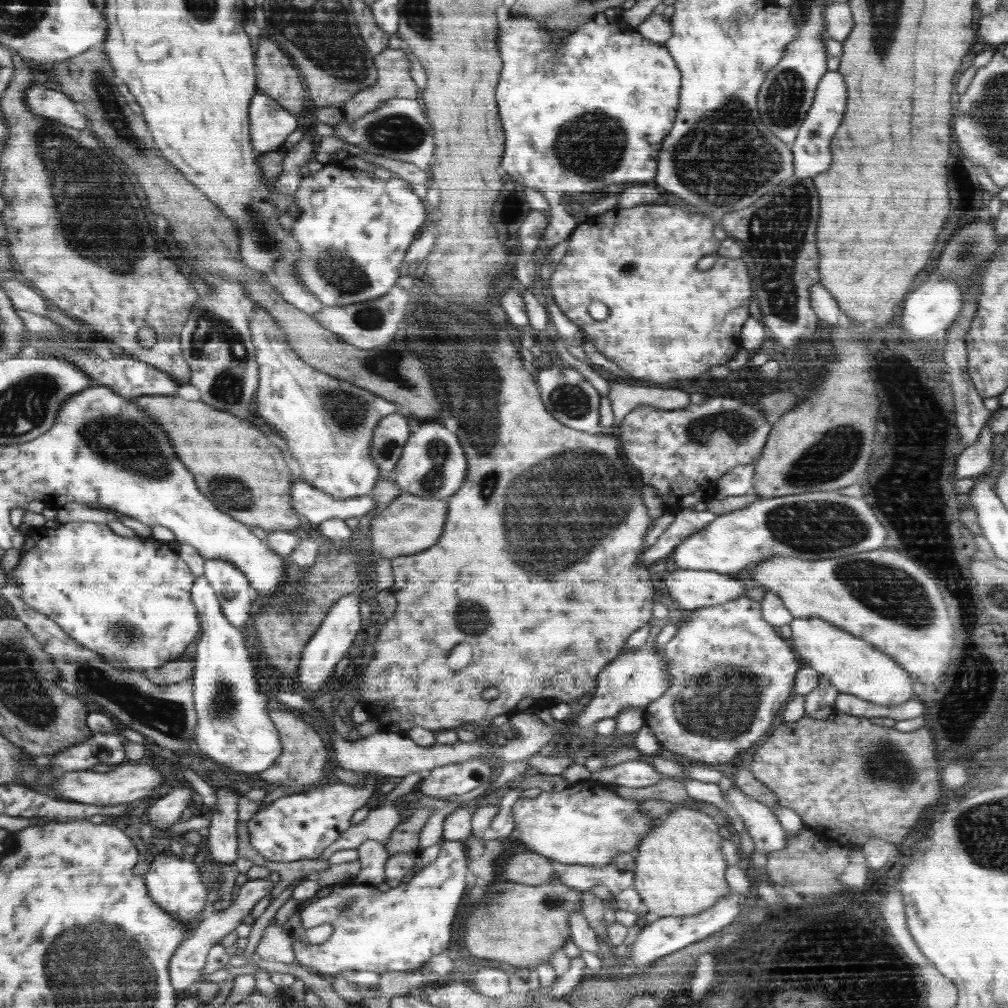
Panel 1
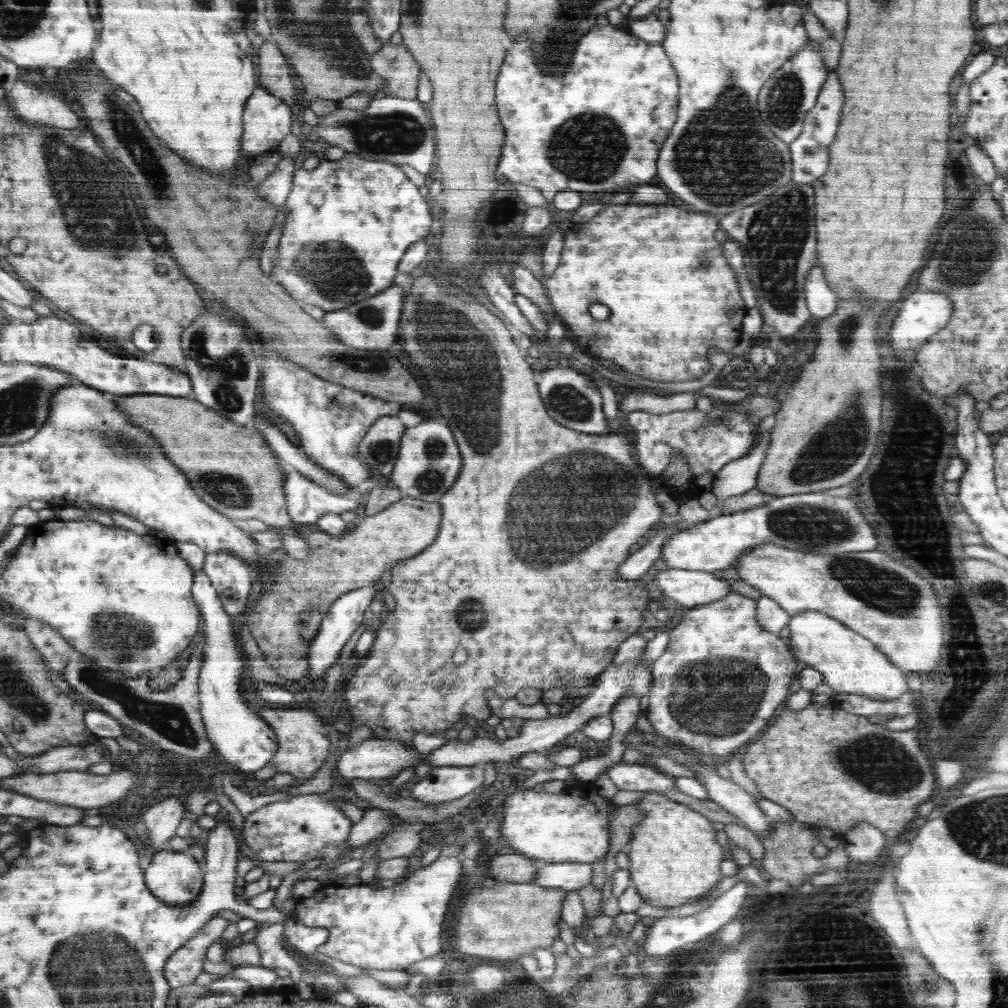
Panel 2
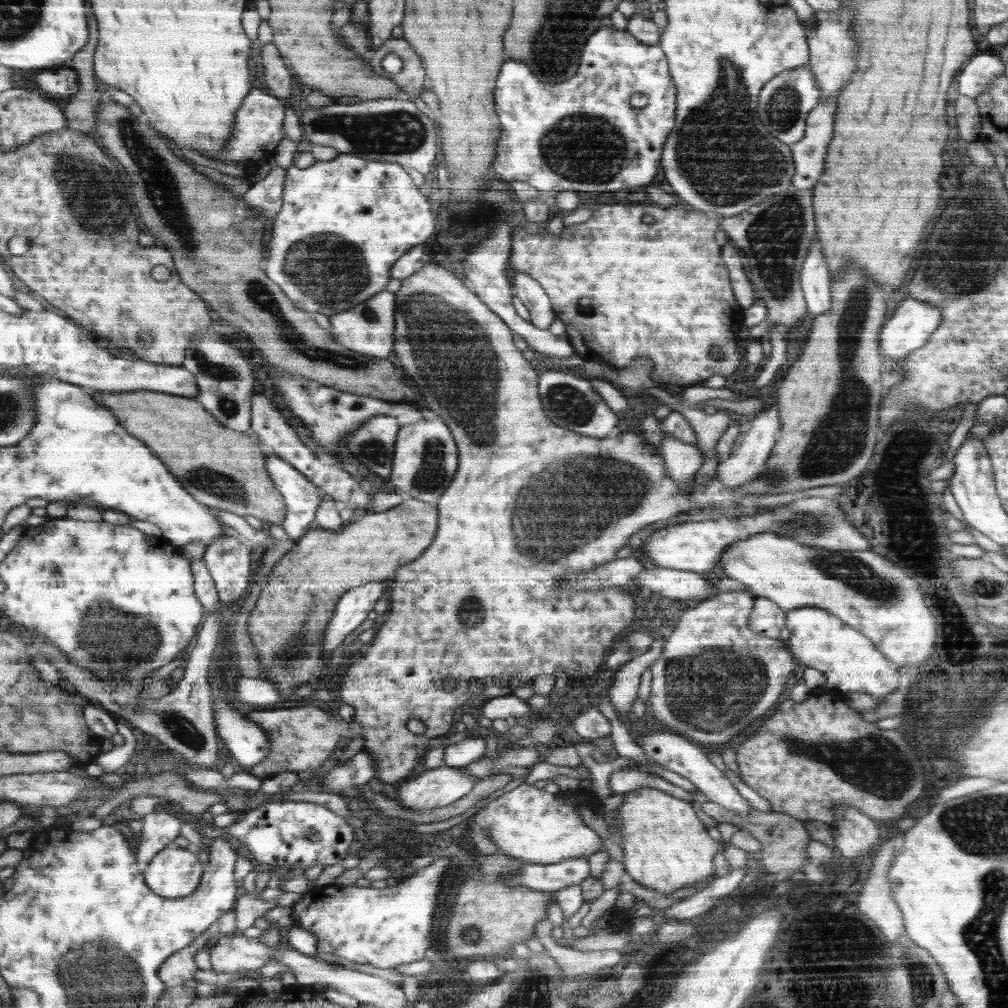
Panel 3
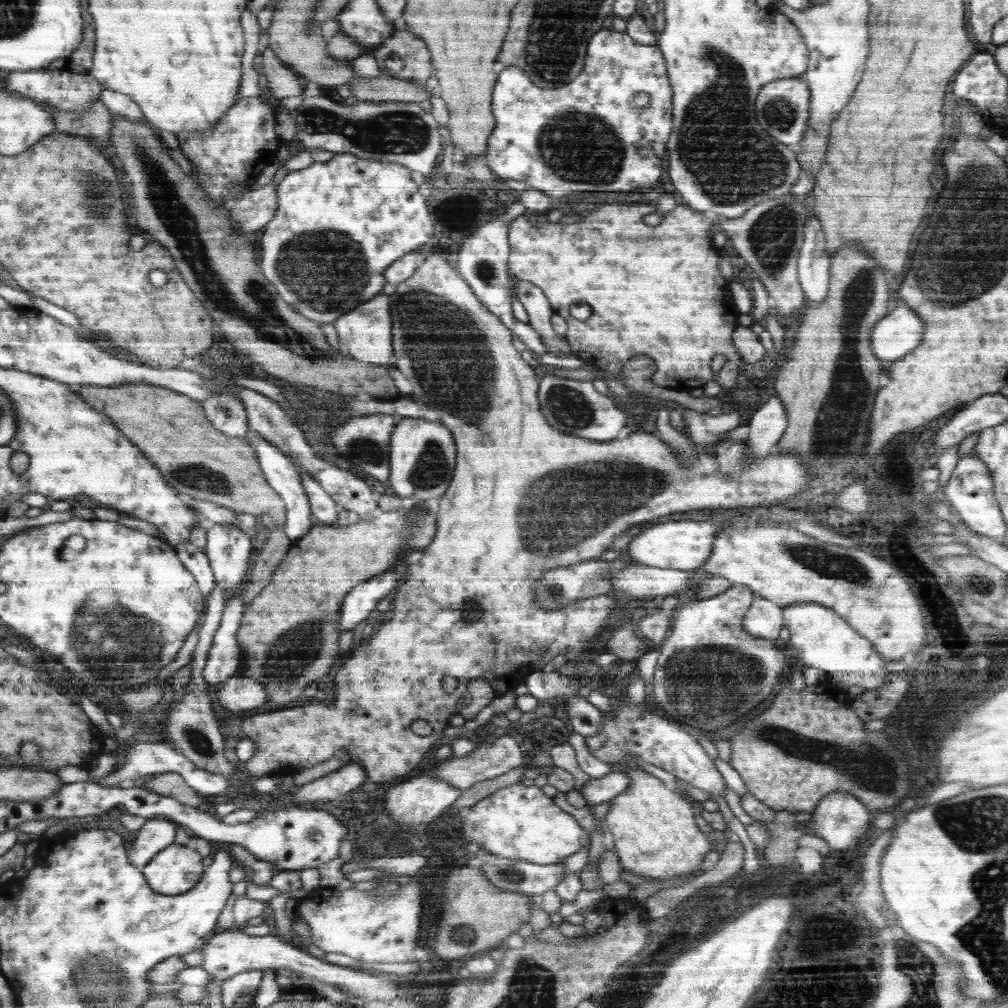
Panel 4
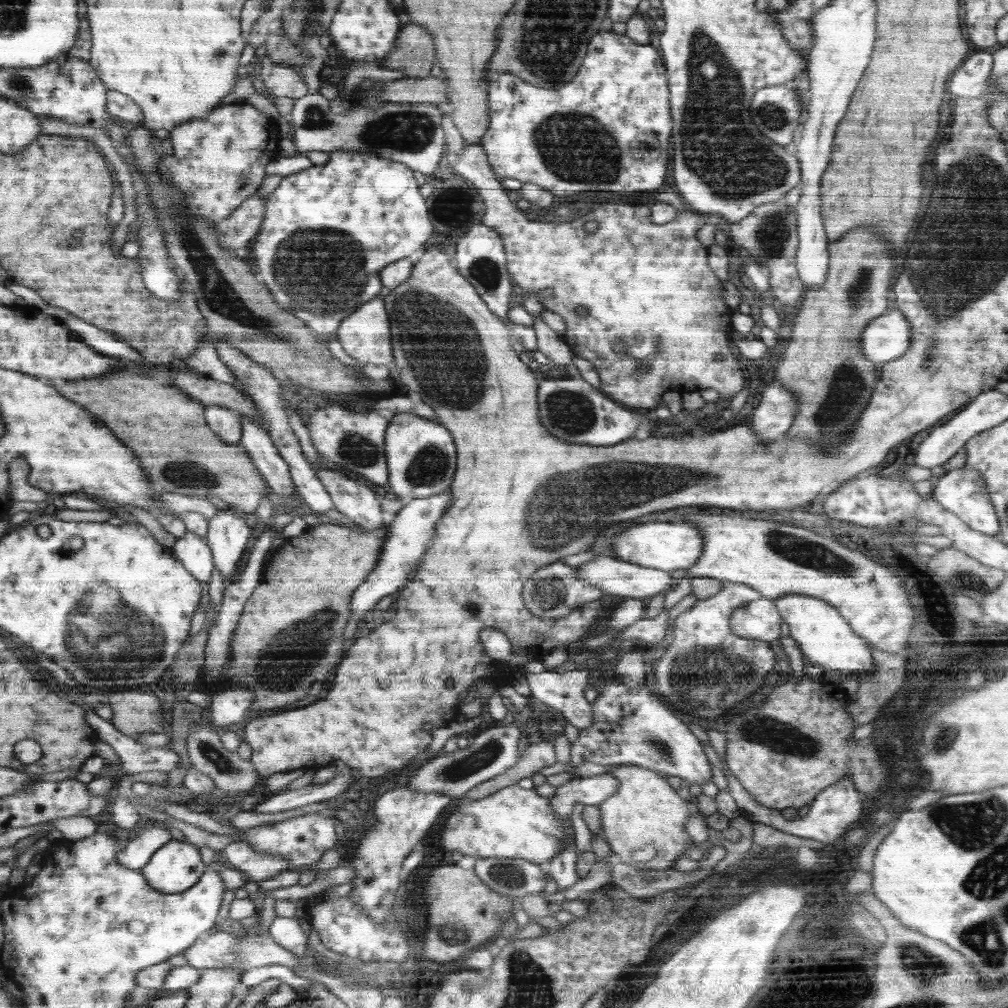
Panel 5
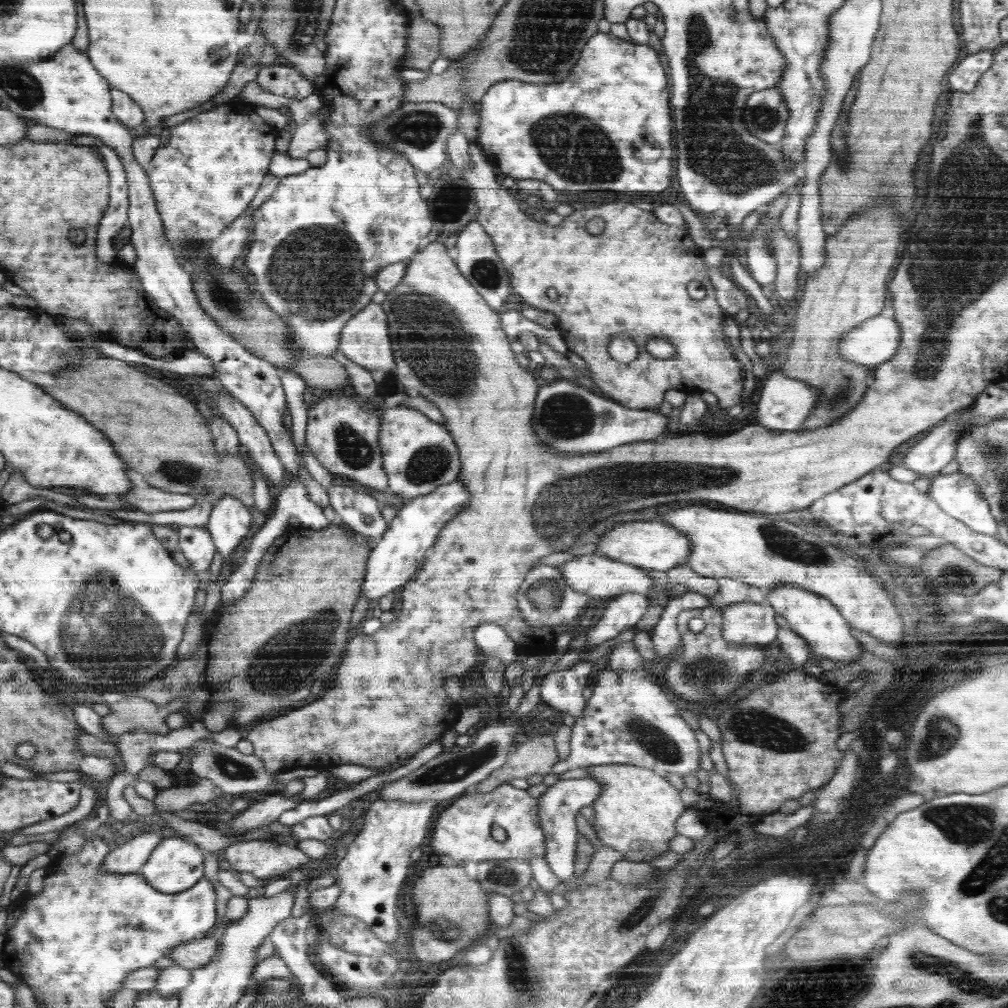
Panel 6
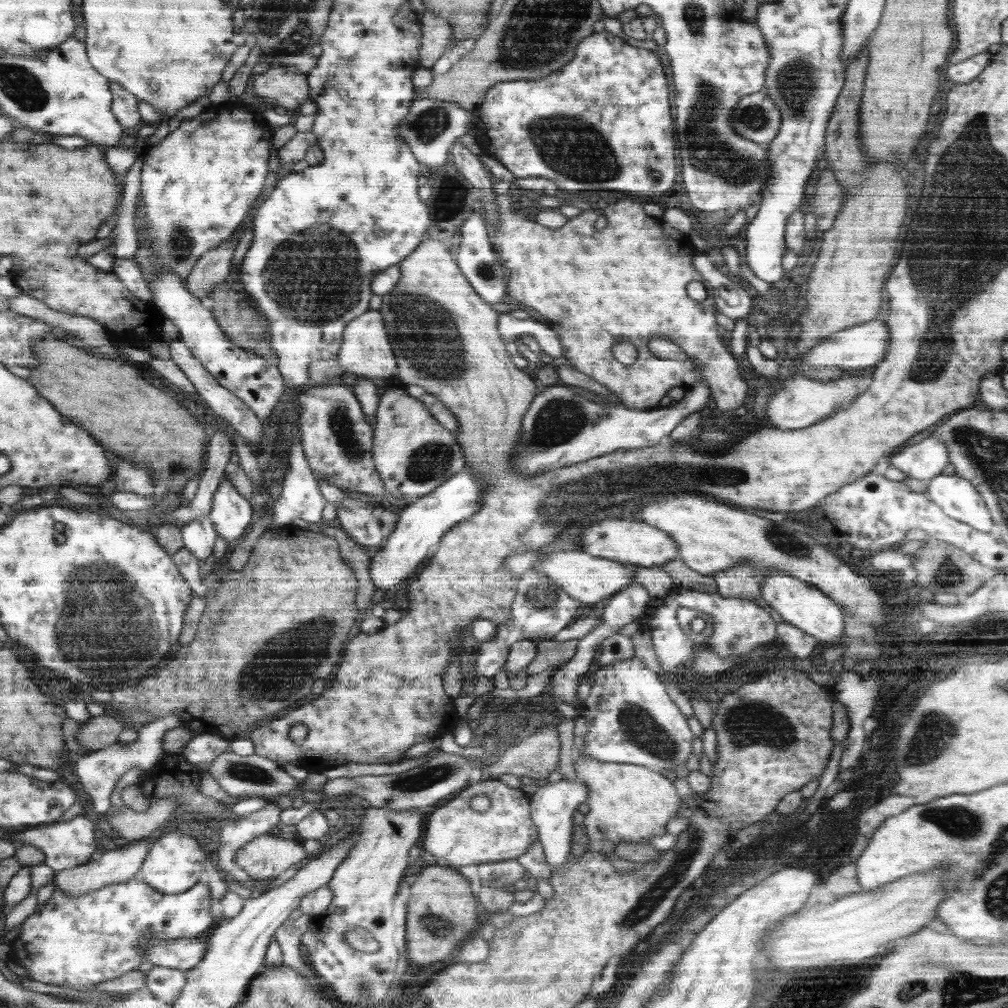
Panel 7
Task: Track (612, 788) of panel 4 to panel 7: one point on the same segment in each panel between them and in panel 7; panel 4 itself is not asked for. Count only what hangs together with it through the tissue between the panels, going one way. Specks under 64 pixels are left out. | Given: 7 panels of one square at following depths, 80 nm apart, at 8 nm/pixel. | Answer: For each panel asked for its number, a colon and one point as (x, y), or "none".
5: (592, 790)
6: (557, 808)
7: (551, 807)

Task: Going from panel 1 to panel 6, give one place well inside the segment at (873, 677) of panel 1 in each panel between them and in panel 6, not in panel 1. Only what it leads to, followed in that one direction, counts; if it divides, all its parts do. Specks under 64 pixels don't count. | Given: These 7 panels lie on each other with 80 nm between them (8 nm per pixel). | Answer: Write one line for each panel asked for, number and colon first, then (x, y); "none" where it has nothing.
2: (851, 664)
3: (851, 662)
4: (823, 640)
5: (824, 637)
6: (810, 615)

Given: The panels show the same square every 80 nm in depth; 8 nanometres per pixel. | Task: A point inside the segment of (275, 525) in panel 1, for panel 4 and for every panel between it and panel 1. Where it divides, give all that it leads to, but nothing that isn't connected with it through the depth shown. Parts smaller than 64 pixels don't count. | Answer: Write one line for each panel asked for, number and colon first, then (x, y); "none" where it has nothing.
2: (233, 467)
3: (221, 468)
4: (200, 462)

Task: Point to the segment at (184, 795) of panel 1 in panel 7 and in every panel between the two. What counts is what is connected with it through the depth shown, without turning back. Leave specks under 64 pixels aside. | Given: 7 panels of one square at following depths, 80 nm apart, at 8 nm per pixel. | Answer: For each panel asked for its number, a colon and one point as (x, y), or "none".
2: (161, 820)
3: (160, 828)
4: (156, 833)
5: (144, 843)
6: (127, 858)
7: (116, 865)

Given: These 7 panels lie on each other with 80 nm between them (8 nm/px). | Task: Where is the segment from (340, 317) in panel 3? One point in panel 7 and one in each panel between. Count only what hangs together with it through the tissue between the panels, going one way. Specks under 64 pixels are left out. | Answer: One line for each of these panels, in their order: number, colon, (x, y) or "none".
4: (365, 333)
5: (366, 335)
6: (365, 340)
7: (366, 350)

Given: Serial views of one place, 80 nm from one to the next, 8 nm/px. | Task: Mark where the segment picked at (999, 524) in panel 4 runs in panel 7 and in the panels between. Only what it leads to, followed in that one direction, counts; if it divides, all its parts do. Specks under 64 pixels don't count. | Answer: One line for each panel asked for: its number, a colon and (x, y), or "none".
5: (962, 491)
6: (958, 495)
7: (956, 496)

